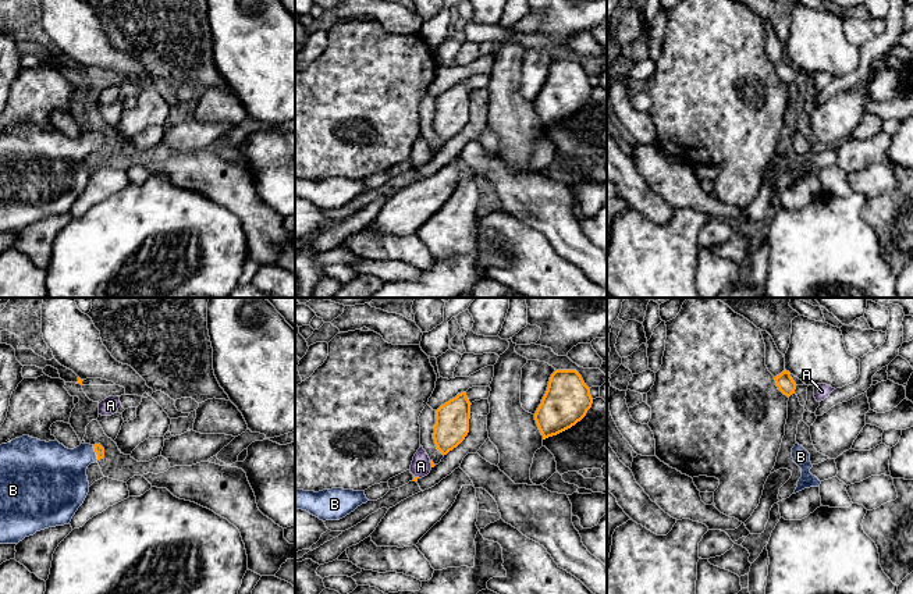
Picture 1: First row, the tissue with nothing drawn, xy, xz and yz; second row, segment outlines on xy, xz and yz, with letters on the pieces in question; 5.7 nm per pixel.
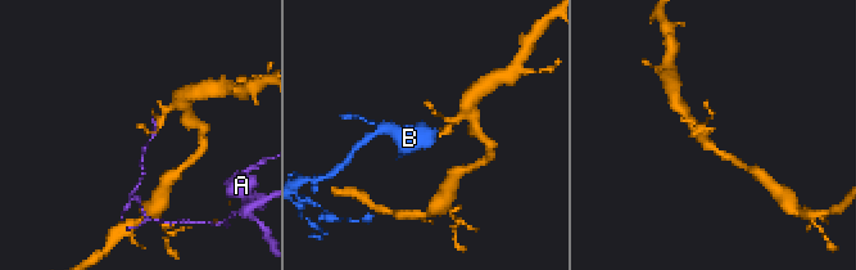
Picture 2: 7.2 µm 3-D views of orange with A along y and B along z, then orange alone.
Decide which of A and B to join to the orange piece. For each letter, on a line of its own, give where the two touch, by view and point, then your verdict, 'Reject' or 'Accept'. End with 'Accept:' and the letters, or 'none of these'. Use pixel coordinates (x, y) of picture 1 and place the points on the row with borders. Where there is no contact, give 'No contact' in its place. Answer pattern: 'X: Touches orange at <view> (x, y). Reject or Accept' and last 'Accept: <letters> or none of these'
A: Touches orange at xz (430, 462). Reject
B: Touches orange at xy (95, 451). Accept
Accept: B

